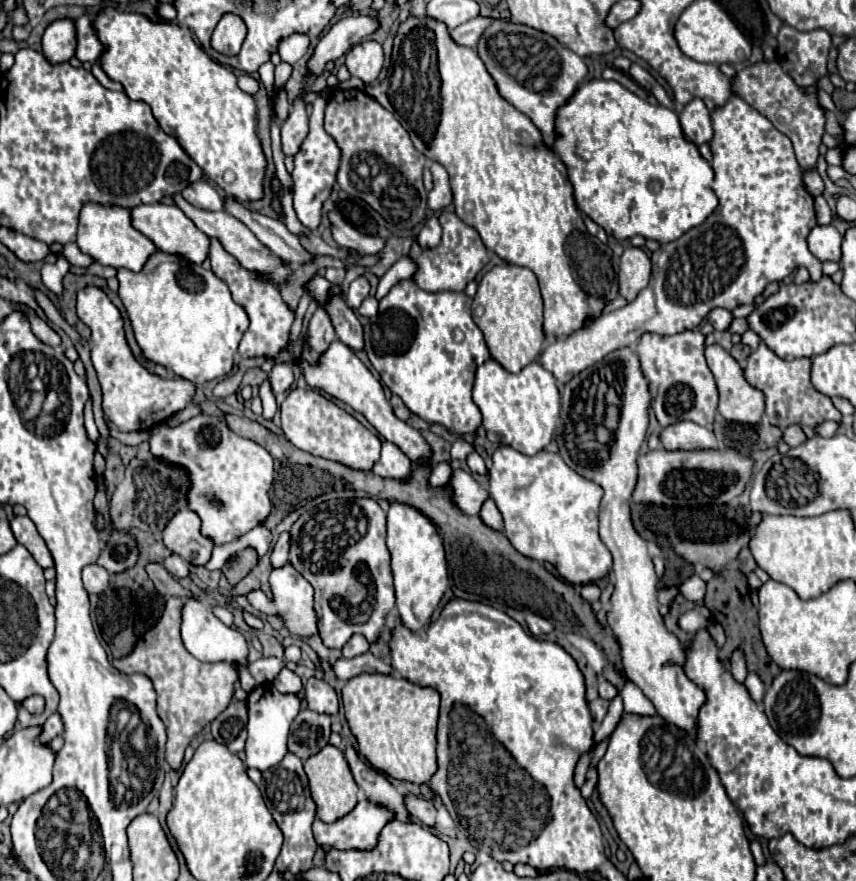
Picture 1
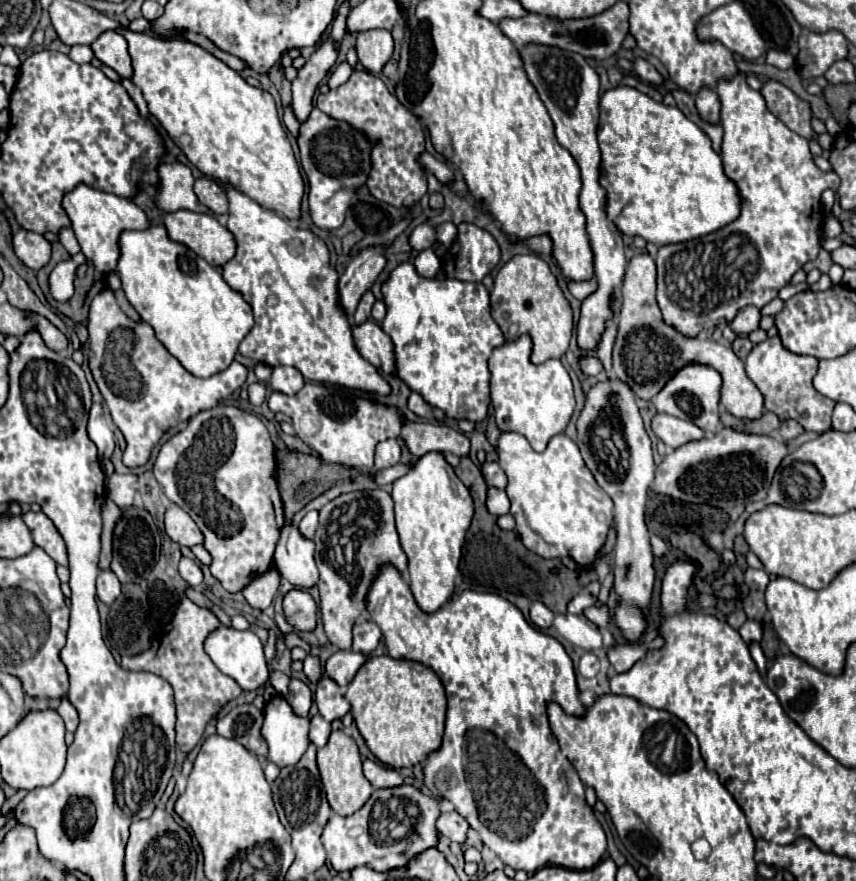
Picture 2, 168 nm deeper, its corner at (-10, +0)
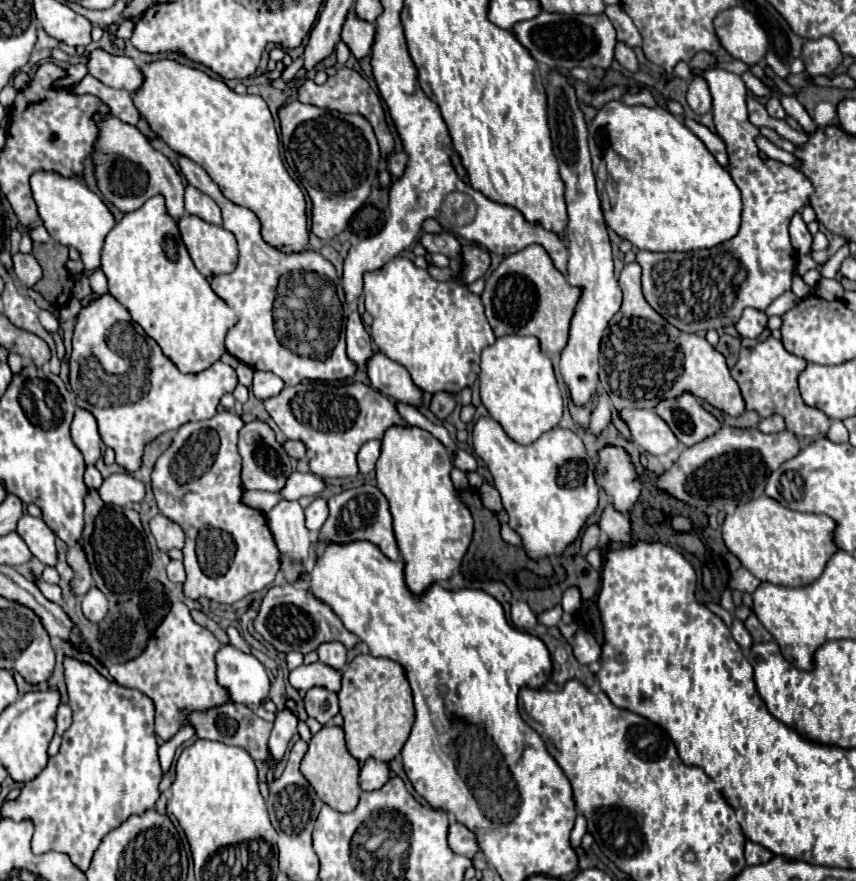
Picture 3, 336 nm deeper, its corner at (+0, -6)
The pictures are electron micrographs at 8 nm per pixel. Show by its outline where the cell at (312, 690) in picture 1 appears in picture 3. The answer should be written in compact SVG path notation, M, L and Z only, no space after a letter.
M312 687L304 697L308 717L314 717L320 725L332 723L334 715L338 715L338 697L336 693L324 687Z

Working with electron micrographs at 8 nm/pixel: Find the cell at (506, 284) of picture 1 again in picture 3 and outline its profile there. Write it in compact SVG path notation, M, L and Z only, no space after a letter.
M526 247L516 255L508 255L498 269L486 279L482 303L486 307L488 323L496 337L504 335L534 335L540 341L540 351L546 355L558 353L568 341L570 319L578 303L580 289L568 285L568 281L554 269L542 247Z

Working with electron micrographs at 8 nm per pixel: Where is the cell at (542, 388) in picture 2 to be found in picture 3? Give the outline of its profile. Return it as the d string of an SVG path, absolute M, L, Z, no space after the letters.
M506 335L498 337L494 345L482 351L482 371L478 377L480 383L480 397L484 407L488 409L490 417L502 425L506 435L520 445L534 443L542 433L554 429L562 419L562 395L558 389L558 381L552 369L552 361L540 353L536 337L520 337L520 335Z

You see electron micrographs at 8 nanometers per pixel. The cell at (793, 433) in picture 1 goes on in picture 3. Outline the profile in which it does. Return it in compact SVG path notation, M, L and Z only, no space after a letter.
M770 415L770 417L766 417L766 419L760 421L758 429L762 433L780 433L780 431L786 429L786 425L784 425L784 419L780 415Z

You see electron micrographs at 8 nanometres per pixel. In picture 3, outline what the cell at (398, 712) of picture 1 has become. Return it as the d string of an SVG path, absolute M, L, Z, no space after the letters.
M358 655L342 675L342 689L338 691L338 699L340 699L340 713L344 717L342 729L346 733L348 751L358 761L374 759L374 761L390 763L402 751L402 747L410 735L410 729L414 725L412 689L410 689L404 667L392 659L376 659L372 655Z

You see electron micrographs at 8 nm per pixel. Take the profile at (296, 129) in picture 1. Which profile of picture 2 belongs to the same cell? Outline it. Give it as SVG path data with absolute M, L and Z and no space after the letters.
M326 39L316 47L306 65L298 69L298 77L292 81L292 105L298 121L304 121L308 117L318 83L328 75L336 59L338 59L338 49L334 47L332 39Z

